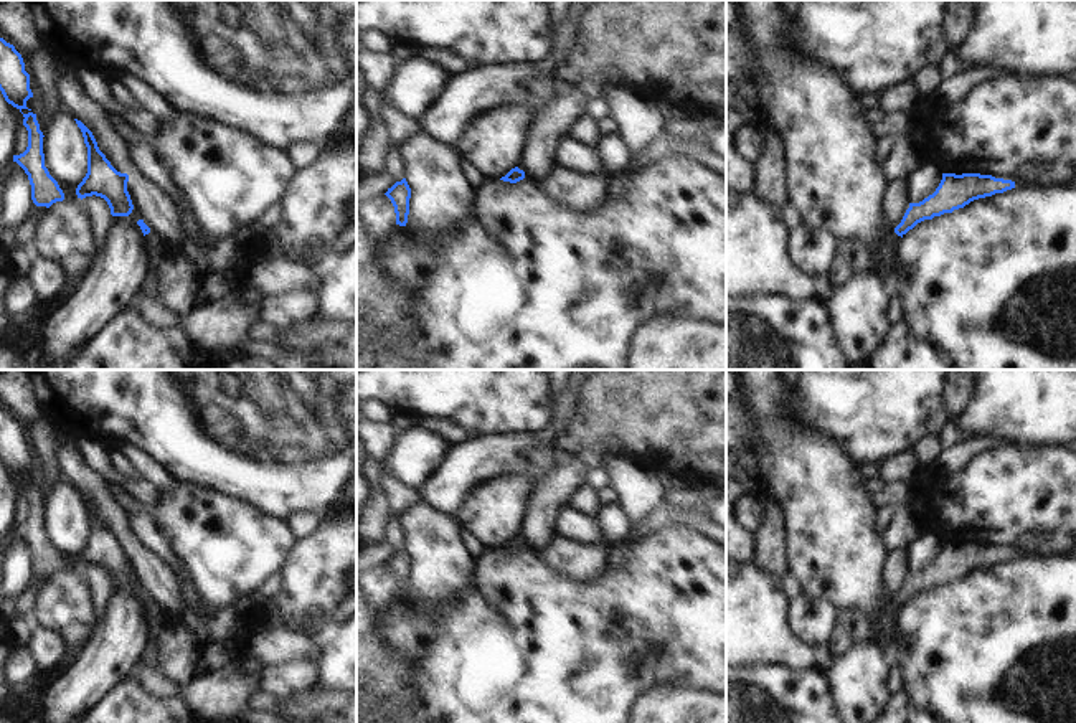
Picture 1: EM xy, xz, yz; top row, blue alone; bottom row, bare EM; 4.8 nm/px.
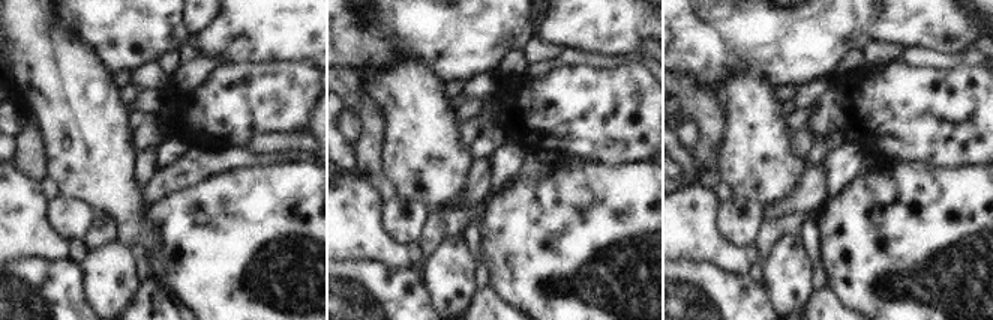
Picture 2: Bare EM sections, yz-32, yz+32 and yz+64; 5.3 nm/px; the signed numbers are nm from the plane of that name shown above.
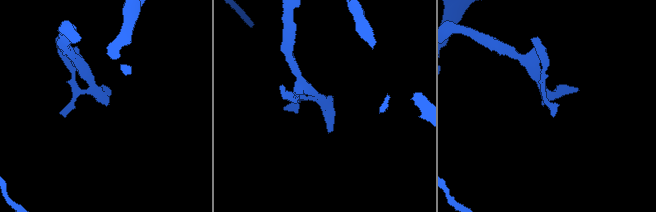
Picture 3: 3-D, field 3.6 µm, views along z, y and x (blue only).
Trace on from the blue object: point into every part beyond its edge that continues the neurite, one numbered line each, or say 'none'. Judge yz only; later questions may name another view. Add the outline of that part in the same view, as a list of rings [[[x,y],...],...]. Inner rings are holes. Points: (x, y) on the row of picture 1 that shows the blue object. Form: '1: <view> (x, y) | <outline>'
1: yz (891, 243) | [[[890,231],[890,236],[881,243],[891,261],[899,259],[899,243],[901,236],[898,236],[894,231]]]

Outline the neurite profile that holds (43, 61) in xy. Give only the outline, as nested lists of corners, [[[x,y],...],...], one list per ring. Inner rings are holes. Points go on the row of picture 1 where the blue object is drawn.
[[[45,48],[31,53],[31,73],[35,76],[35,84],[43,102],[41,111],[36,114],[41,132],[45,132],[48,120],[61,109],[61,101],[54,84],[56,61],[58,56],[46,51]]]

